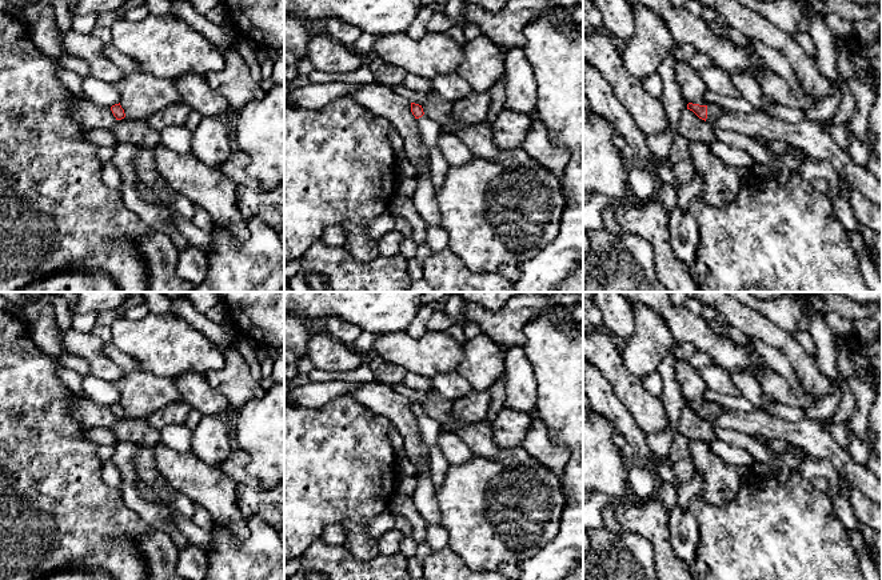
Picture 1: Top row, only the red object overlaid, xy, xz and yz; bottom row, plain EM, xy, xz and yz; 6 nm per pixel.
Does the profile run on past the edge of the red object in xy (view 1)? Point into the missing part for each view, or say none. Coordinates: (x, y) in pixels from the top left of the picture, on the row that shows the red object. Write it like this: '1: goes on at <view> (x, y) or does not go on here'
1: does not go on here

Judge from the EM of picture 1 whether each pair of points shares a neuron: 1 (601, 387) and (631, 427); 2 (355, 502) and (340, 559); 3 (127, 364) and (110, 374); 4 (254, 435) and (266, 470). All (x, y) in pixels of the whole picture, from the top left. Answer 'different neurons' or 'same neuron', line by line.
1: same neuron
2: different neurons
3: different neurons
4: same neuron

